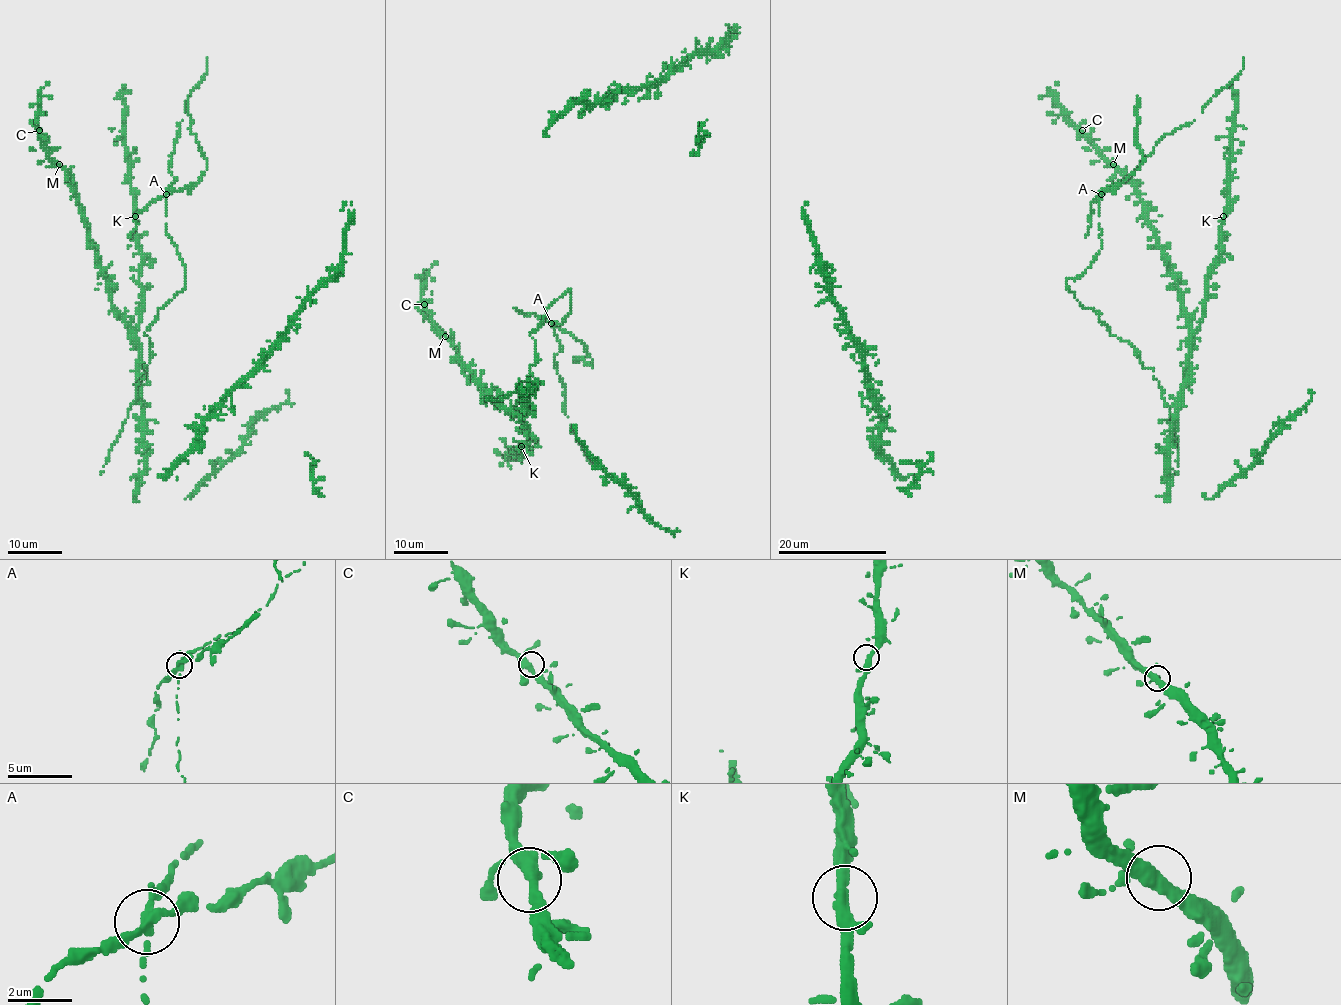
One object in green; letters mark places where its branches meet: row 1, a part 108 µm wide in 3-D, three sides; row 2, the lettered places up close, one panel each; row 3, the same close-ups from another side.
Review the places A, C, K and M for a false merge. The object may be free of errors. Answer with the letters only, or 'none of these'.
A

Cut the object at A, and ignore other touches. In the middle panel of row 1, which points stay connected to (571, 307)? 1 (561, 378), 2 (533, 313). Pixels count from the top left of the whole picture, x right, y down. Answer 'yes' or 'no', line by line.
1: yes
2: no

